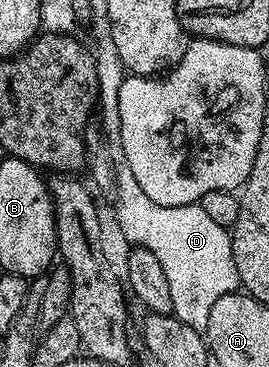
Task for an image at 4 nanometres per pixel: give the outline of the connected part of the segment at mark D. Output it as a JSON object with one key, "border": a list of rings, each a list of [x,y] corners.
{"border":[[[124,165],[116,168],[116,193],[117,223],[126,241],[133,247],[151,249],[151,253],[159,257],[163,273],[167,273],[167,282],[171,285],[173,314],[191,325],[191,329],[205,333],[212,305],[224,294],[236,292],[241,282],[235,269],[232,234],[226,227],[207,217],[199,205],[155,205],[155,201],[139,189],[135,173]]]}

